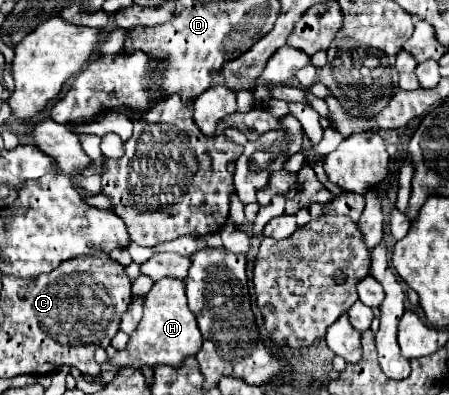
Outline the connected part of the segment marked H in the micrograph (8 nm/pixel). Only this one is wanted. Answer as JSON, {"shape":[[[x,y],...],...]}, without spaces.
{"shape":[[[163,279],[153,283],[151,291],[145,295],[145,313],[137,329],[131,333],[129,343],[117,355],[111,357],[113,365],[121,367],[181,367],[183,361],[191,355],[197,355],[201,349],[201,333],[195,321],[195,315],[187,309],[187,297],[183,293],[183,281]]]}

